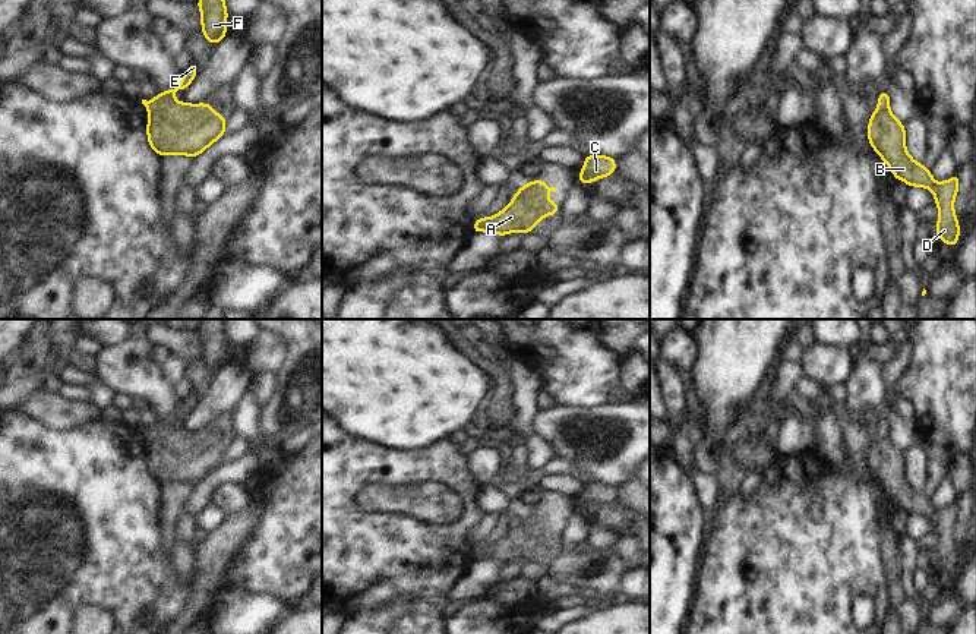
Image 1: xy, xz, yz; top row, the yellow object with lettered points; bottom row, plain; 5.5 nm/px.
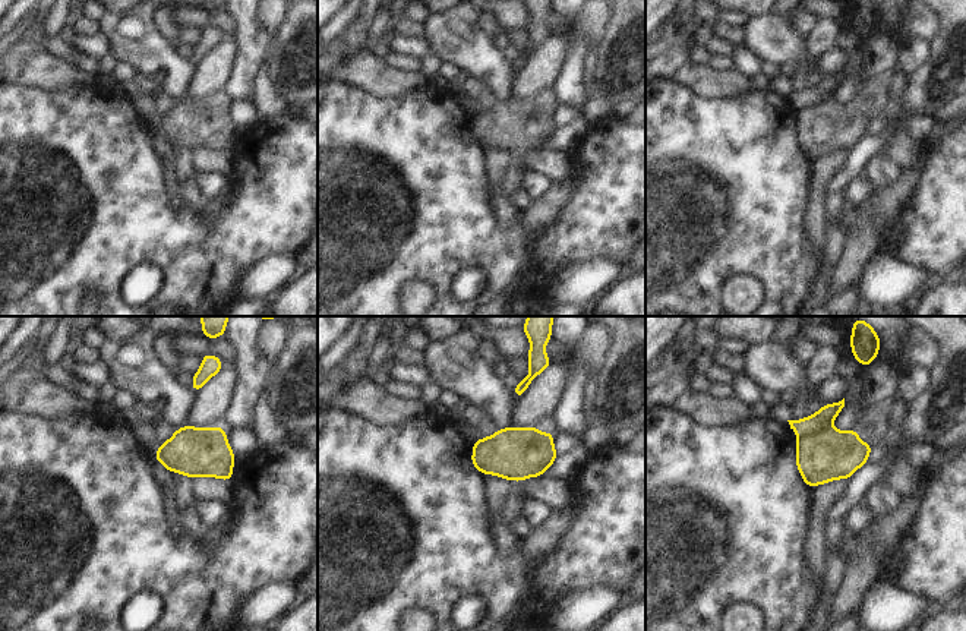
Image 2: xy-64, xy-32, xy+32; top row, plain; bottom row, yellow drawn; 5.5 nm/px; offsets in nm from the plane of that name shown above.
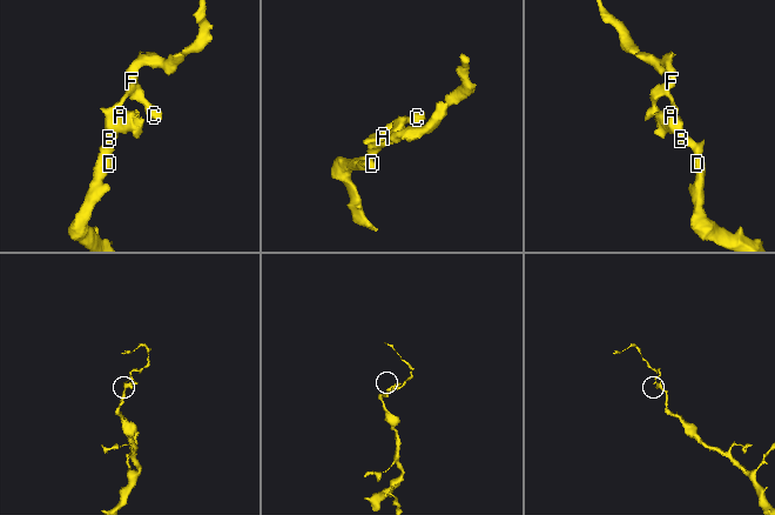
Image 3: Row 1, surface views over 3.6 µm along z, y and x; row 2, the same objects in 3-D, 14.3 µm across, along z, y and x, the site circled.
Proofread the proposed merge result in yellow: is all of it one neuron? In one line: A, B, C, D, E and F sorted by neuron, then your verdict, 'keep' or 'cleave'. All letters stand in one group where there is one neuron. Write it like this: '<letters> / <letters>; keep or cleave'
A B D / C E F; cleave

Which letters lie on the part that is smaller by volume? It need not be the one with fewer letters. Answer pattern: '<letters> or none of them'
C, E, F

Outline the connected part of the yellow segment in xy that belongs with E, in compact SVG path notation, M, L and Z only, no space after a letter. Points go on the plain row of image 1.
M193 389L184 398L184 404L179 413L176 413L171 417L167 417L164 420L159 420L151 429L142 428L142 432L148 436L148 439L162 438L162 436L168 435L170 432L174 430L174 426L173 426L174 420L179 417L186 419L189 416L189 413L192 411L192 409L195 407L195 404L198 403L198 400L199 400L198 392Z

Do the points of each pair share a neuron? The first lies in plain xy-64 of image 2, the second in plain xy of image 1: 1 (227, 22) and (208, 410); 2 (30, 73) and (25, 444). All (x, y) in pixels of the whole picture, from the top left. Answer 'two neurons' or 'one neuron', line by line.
1: two neurons
2: two neurons

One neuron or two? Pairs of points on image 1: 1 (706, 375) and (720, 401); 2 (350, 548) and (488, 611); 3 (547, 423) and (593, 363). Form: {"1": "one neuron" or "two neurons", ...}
{"1": "one neuron", "2": "two neurons", "3": "two neurons"}

